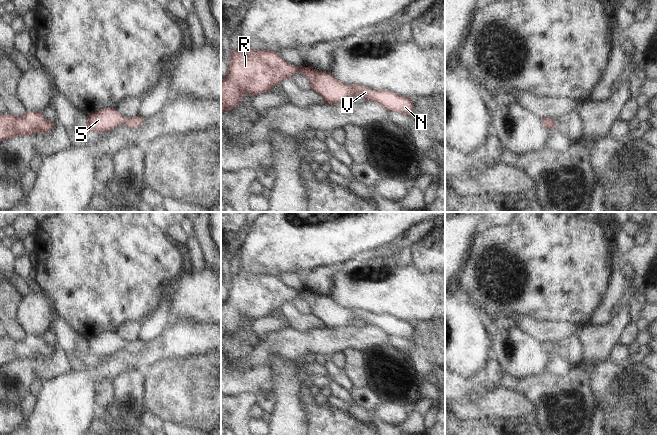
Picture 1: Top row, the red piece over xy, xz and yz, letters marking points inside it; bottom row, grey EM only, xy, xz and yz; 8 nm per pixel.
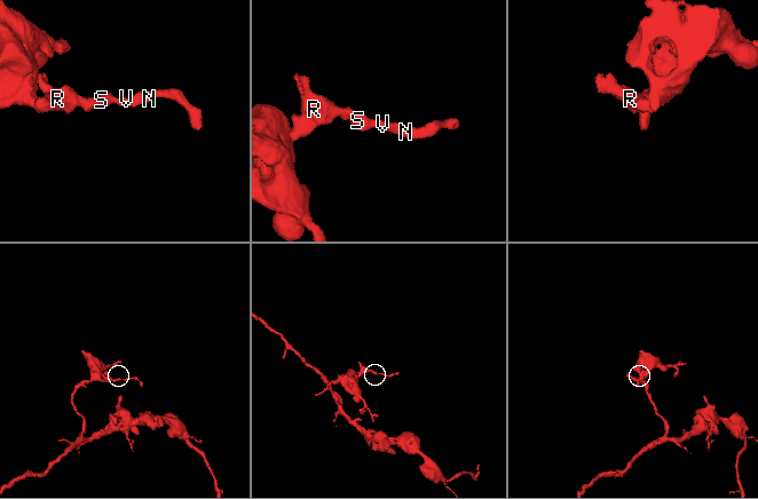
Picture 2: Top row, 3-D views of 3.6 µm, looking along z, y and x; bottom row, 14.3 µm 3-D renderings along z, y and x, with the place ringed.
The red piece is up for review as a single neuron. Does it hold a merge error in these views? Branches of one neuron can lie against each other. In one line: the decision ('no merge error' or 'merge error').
no merge error

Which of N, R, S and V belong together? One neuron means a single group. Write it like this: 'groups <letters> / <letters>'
groups N R S V

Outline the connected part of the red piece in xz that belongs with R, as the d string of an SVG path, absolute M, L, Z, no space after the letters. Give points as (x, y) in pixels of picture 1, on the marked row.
M240 45L238 49L231 50L228 72L221 79L221 114L237 107L246 93L255 96L263 92L270 92L273 86L279 85L283 80L291 78L297 72L301 72L308 79L311 89L318 93L326 104L345 102L352 96L356 98L361 95L364 99L378 103L386 110L406 116L413 113L413 101L410 98L399 96L389 90L373 90L359 84L352 86L343 84L330 72L318 71L311 66L300 68L293 66L285 62L278 52L252 50Z

